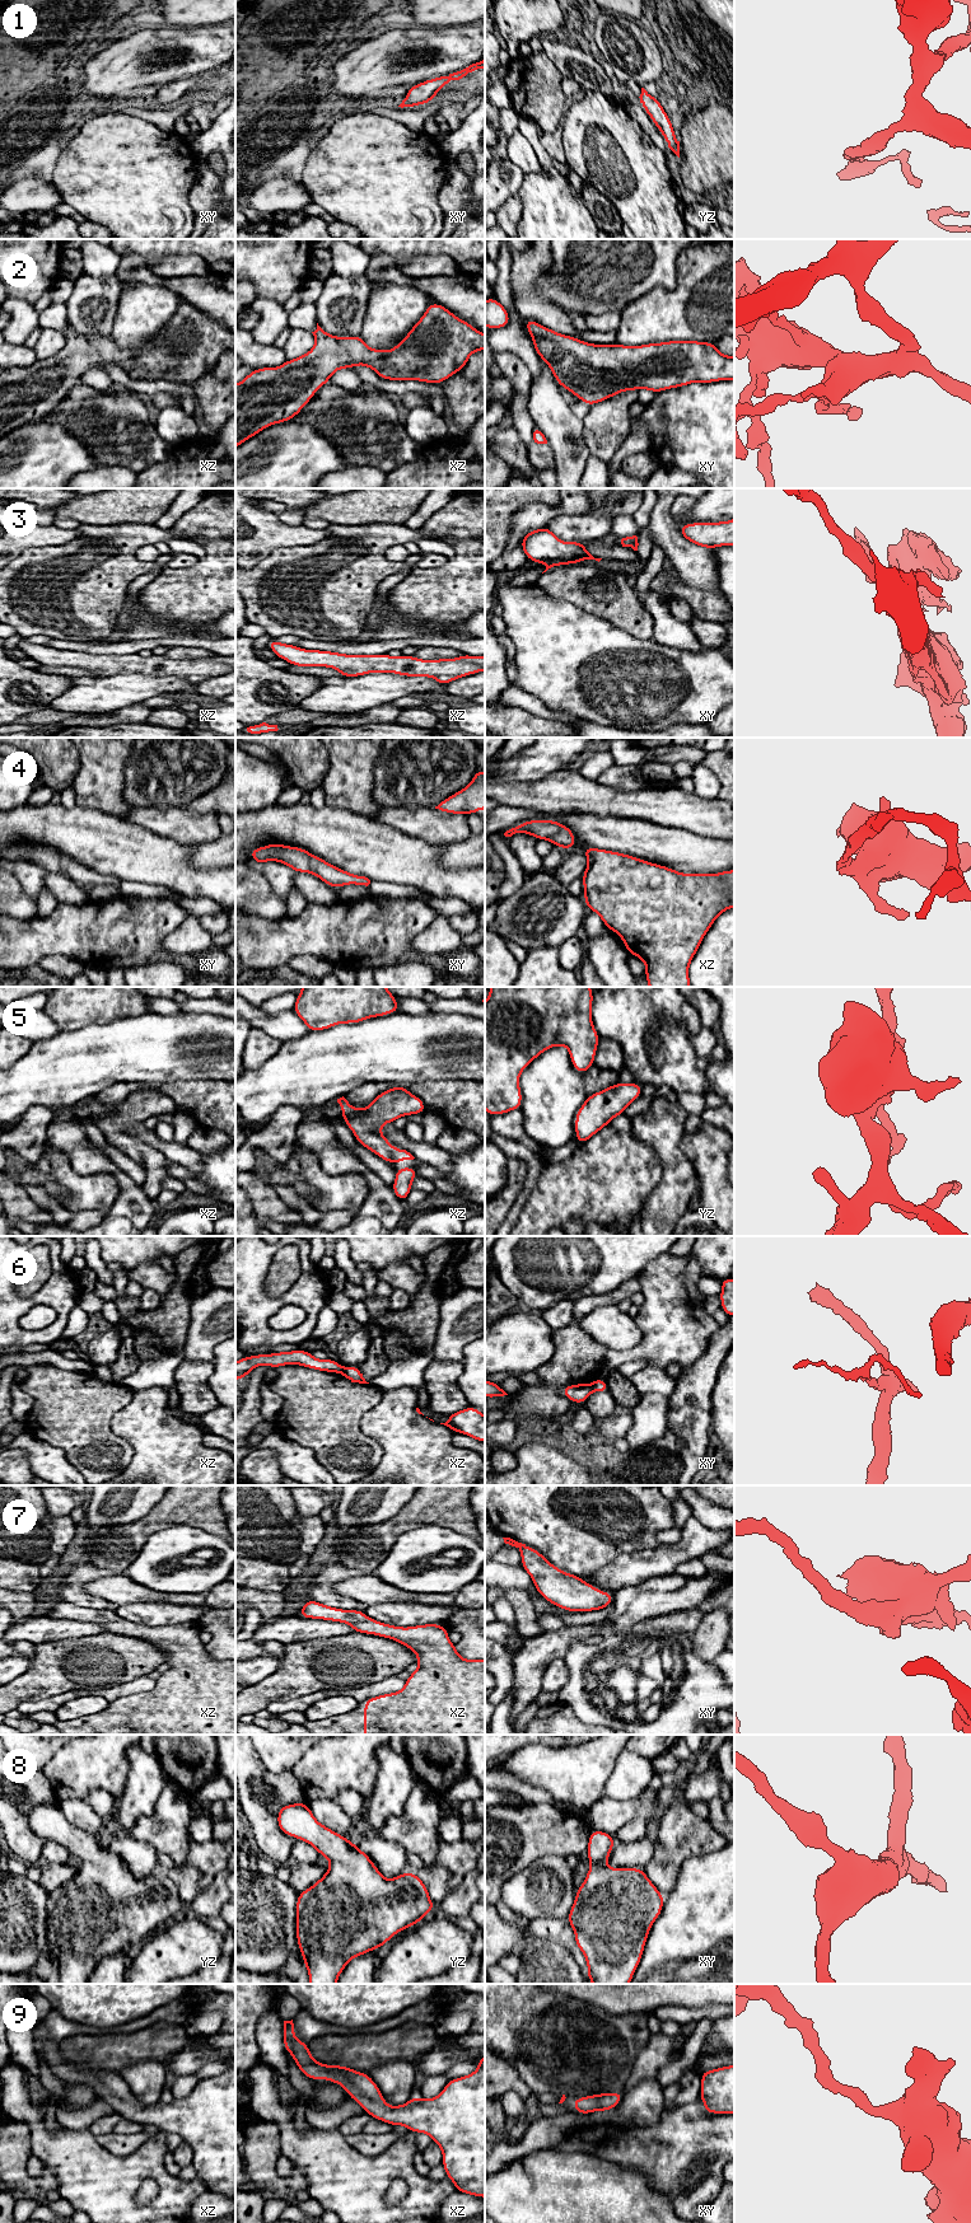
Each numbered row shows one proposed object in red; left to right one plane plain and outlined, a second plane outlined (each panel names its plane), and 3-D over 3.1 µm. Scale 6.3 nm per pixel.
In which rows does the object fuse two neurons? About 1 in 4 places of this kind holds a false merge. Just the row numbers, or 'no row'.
6

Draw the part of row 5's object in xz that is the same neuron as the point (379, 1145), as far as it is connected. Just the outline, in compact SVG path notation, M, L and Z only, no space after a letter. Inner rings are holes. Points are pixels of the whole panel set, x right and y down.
M407 1086L391 1087L378 1094L365 1109L351 1106L344 1096L337 1099L337 1103L342 1110L341 1118L361 1146L391 1164L415 1159L406 1150L391 1147L391 1141L381 1134L383 1124L392 1123L400 1117L425 1114L424 1101L410 1094Z

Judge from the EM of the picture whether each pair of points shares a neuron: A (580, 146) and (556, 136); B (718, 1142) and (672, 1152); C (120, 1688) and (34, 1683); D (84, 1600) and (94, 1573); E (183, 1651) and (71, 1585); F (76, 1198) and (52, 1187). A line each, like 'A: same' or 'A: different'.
A: different
B: different
C: different
D: same
E: different
F: different

